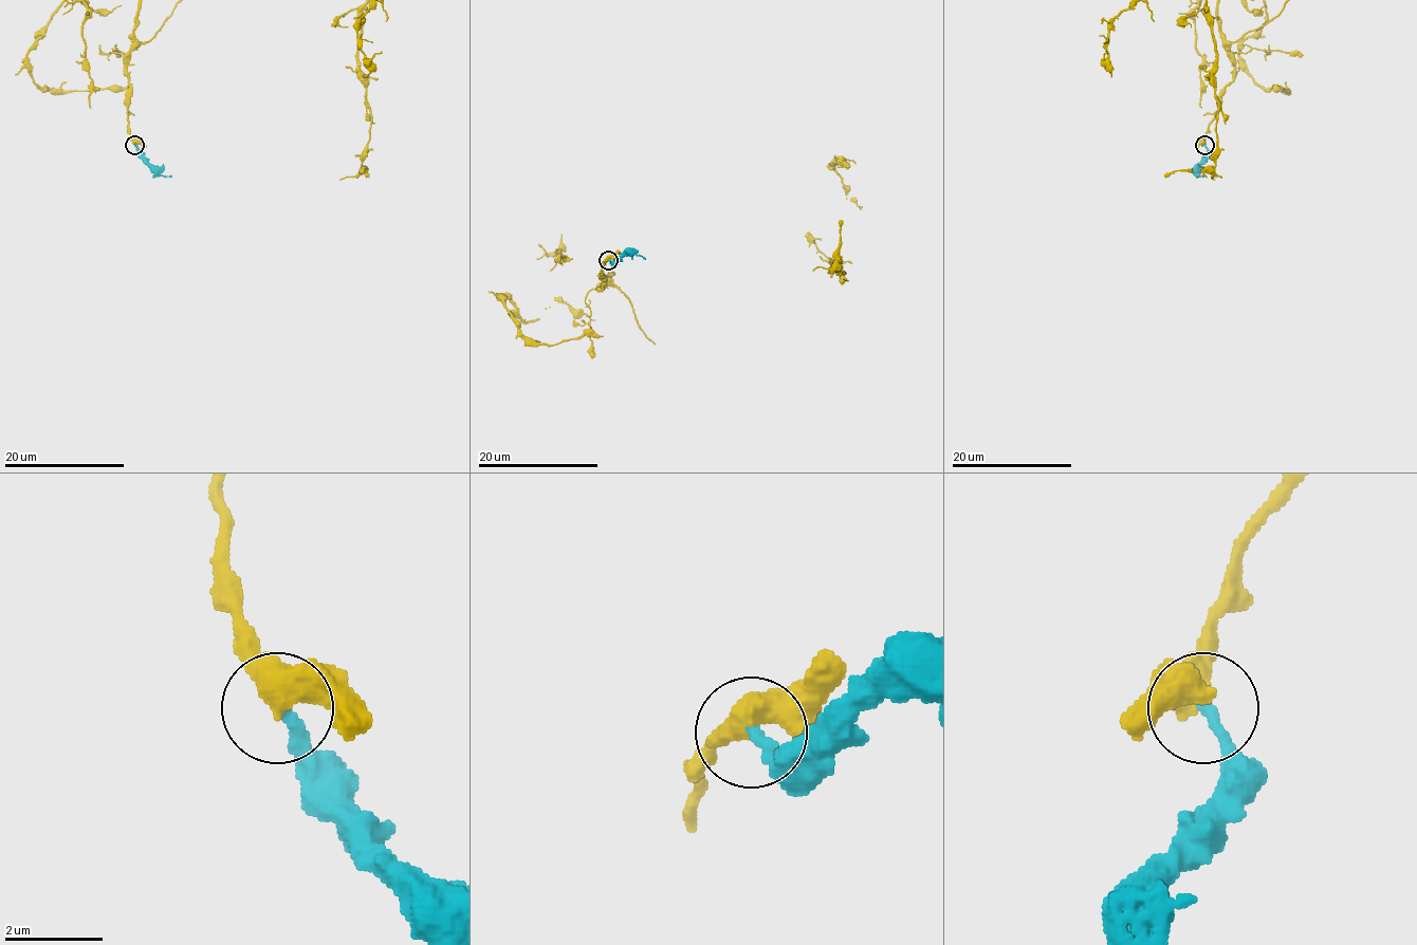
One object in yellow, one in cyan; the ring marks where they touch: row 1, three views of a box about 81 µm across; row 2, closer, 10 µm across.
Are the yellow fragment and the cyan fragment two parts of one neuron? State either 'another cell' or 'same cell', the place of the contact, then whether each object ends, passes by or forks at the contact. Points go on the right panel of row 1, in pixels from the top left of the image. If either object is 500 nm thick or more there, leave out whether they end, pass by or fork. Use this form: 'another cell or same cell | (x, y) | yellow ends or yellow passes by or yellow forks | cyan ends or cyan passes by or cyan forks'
same cell | (1204, 145) | yellow passes by | cyan ends

